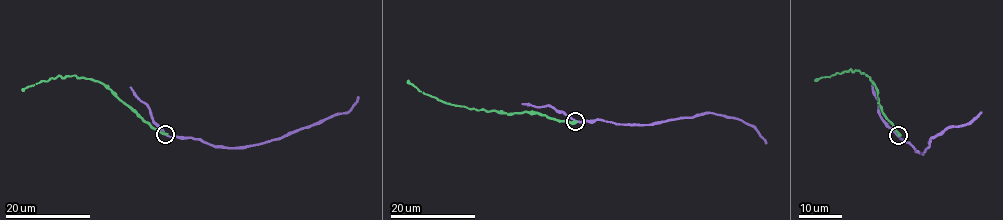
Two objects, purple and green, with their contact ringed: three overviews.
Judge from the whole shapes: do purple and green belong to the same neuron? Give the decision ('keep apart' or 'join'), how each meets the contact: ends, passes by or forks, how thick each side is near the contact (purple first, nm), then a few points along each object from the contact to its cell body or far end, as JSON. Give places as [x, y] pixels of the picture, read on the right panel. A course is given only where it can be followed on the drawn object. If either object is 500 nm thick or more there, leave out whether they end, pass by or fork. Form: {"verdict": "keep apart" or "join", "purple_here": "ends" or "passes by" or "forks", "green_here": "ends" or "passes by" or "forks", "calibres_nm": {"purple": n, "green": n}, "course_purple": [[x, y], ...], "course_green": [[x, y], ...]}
{"verdict": "keep apart", "calibres_nm": {"purple": 260, "green": 500}, "course_purple": [[899, 136], [924, 153], [931, 138], [948, 128], [964, 126], [982, 111]], "course_green": [[899, 136], [883, 113], [873, 83], [866, 74], [850, 70], [814, 81]]}

